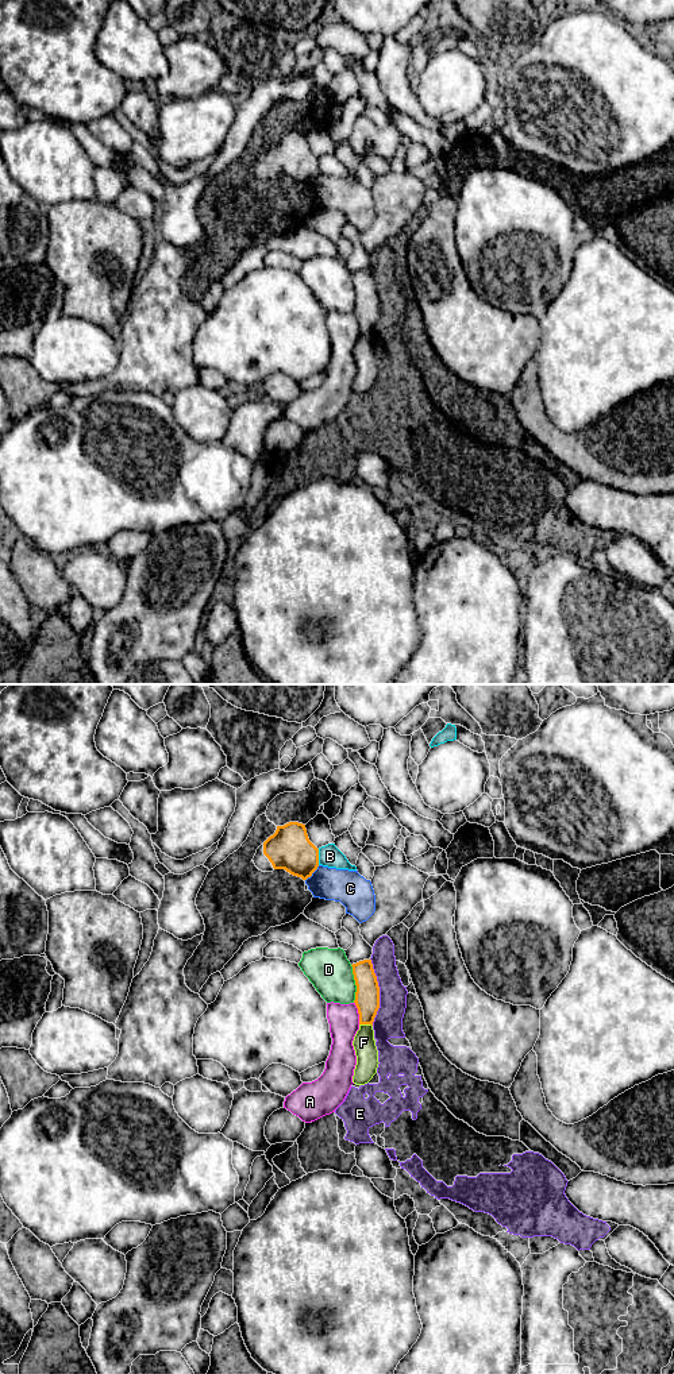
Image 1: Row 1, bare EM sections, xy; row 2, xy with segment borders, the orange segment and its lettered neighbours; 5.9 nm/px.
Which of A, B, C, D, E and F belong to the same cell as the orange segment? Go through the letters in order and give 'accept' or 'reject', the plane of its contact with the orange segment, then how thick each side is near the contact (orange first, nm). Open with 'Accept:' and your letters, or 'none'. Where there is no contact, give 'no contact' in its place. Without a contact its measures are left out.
Accept: none
A: reject | xy | 140/180 nm
B: reject | xy | 260/130 nm
C: reject | xy | 260/200 nm
D: reject | xy | 140/260 nm
E: reject | xy | 140/180 nm
F: reject | xy | 140/130 nm

